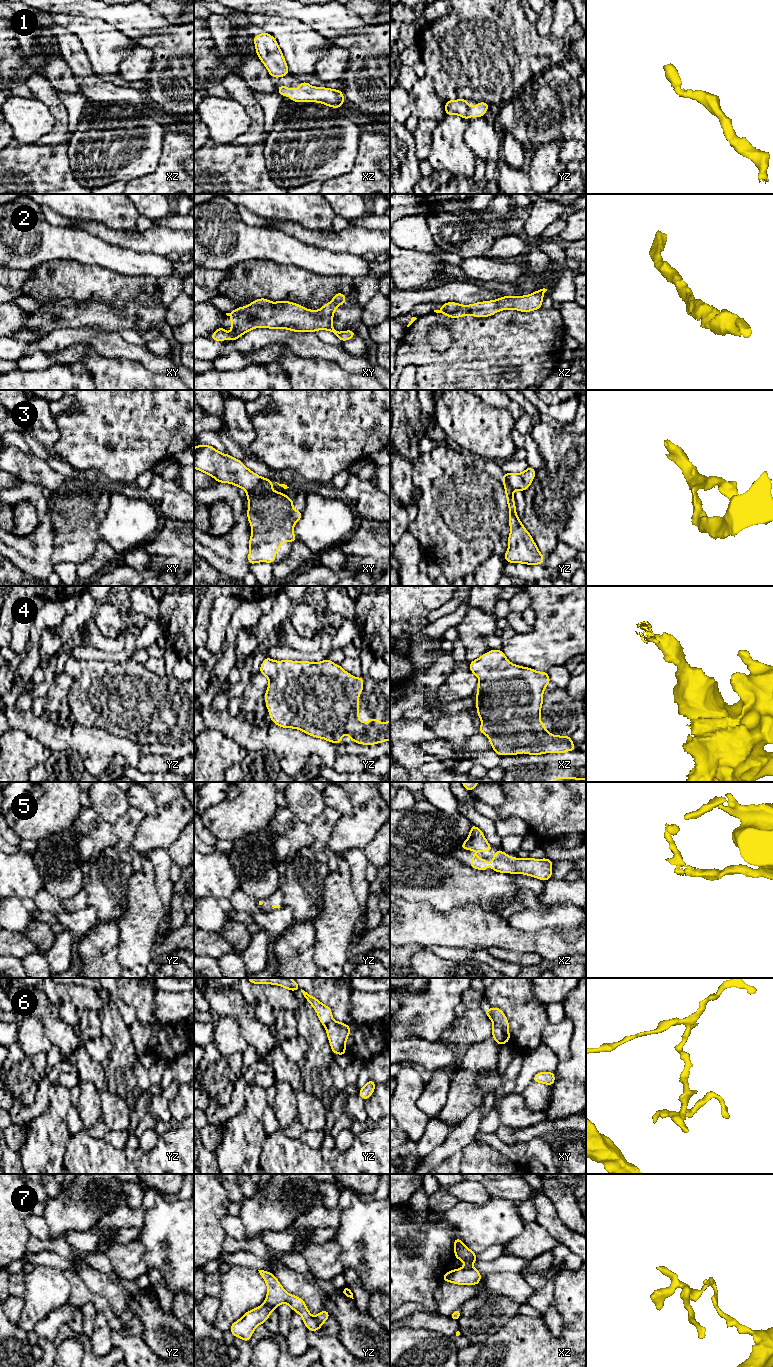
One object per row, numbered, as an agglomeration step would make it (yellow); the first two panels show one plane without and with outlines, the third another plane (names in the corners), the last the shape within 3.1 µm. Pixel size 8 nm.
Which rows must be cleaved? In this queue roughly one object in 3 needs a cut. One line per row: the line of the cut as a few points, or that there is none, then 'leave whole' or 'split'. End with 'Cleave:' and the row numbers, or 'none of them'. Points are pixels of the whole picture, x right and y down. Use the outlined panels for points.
1: no cut | leave whole
2: no cut | leave whole
3: xy (263, 478), (256, 487), (247, 492) | split
4: no cut | leave whole
5: no cut | leave whole
6: no cut | leave whole
7: no cut | leave whole
Cleave: 3

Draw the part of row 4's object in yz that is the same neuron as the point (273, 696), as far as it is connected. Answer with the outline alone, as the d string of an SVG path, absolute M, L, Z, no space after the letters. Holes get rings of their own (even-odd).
M266 657L259 669L269 680L265 693L266 707L270 719L283 728L294 728L301 730L313 737L325 739L331 743L341 744L345 734L350 736L351 741L357 744L373 745L383 741L390 741L390 720L381 723L374 717L370 721L361 722L359 719L359 693L363 692L363 677L355 678L342 669L340 665L334 664L329 659L313 663L309 661L274 661Z

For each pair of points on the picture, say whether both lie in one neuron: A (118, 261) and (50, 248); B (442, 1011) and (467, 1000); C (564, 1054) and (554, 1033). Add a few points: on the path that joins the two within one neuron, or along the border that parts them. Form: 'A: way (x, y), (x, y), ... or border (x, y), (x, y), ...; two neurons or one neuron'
A: way (101, 253), (86, 248), (67, 248); one neuron
B: border (470, 988), (463, 993), (460, 1002); two neurons
C: way (561, 1049), (558, 1038); one neuron

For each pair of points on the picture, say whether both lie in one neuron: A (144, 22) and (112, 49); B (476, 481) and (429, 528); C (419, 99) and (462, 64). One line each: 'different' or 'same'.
A: different
B: same
C: different

